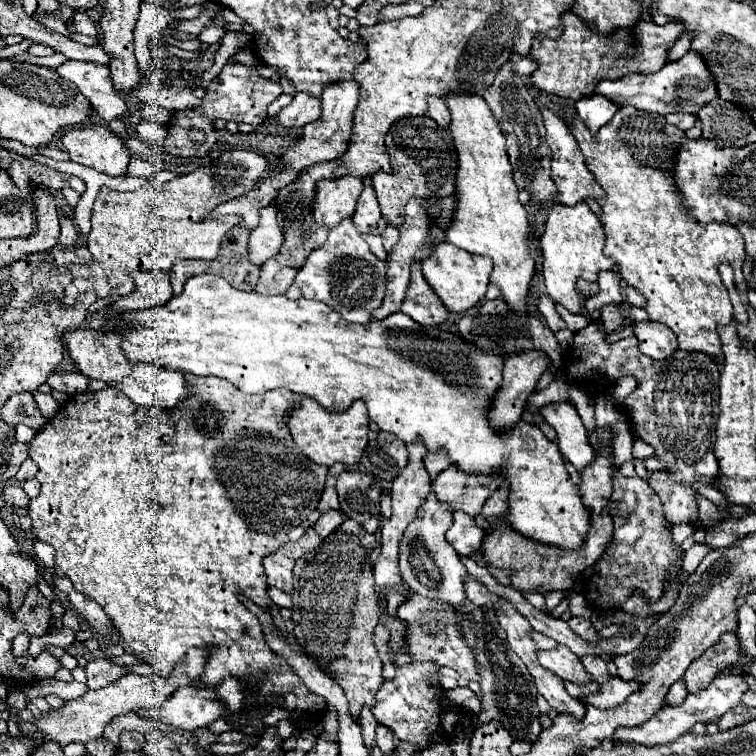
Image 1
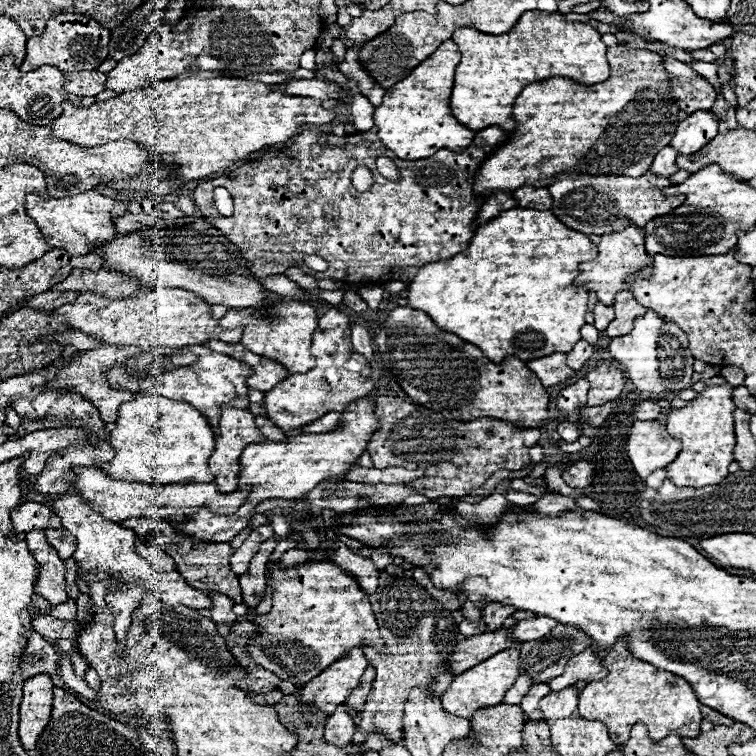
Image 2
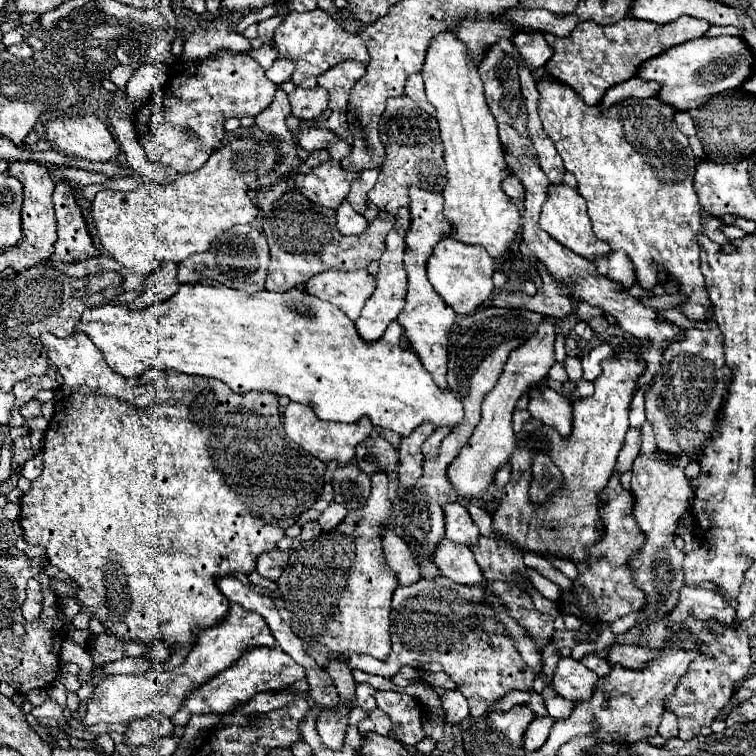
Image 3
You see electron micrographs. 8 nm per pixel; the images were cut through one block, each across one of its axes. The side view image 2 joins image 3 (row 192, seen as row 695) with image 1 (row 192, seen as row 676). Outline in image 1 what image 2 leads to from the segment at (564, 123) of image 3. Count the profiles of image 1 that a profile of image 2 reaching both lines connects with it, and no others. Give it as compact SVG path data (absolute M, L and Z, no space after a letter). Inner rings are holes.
M622 106L616 116L596 134L584 126L580 116L574 108L564 108L566 124L576 138L580 152L584 154L586 168L594 174L596 182L604 188L604 198L598 200L602 216L602 228L606 234L604 254L616 260L620 266L622 278L634 286L640 294L646 296L644 310L650 314L650 320L666 324L678 338L682 350L698 350L706 352L712 358L720 360L720 338L716 332L718 322L732 320L732 302L728 298L726 288L720 282L718 266L730 264L736 276L736 288L742 300L746 302L746 282L742 274L742 264L746 258L744 238L742 234L728 222L712 222L708 226L700 226L696 220L690 218L686 212L676 180L674 180L674 164L676 164L676 150L680 142L684 142L686 134L668 124L660 114L644 114L642 110L632 110L632 106Z

